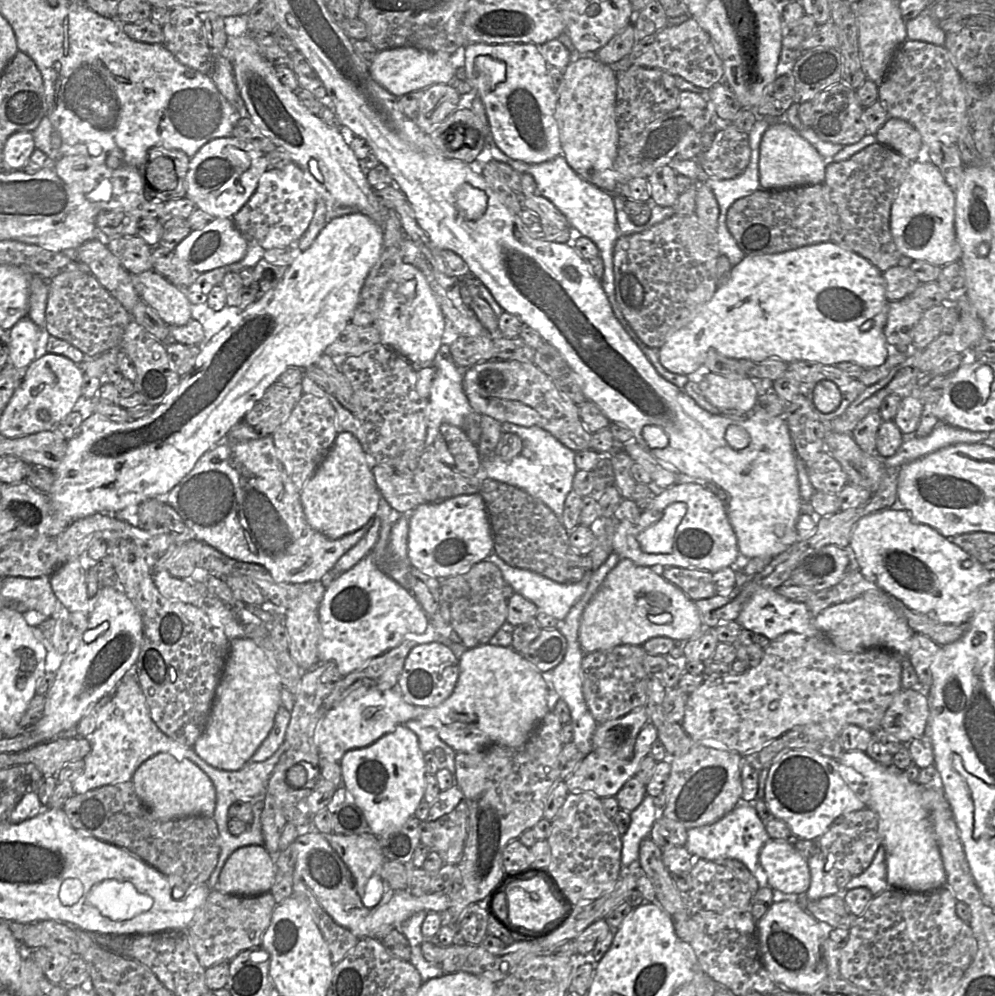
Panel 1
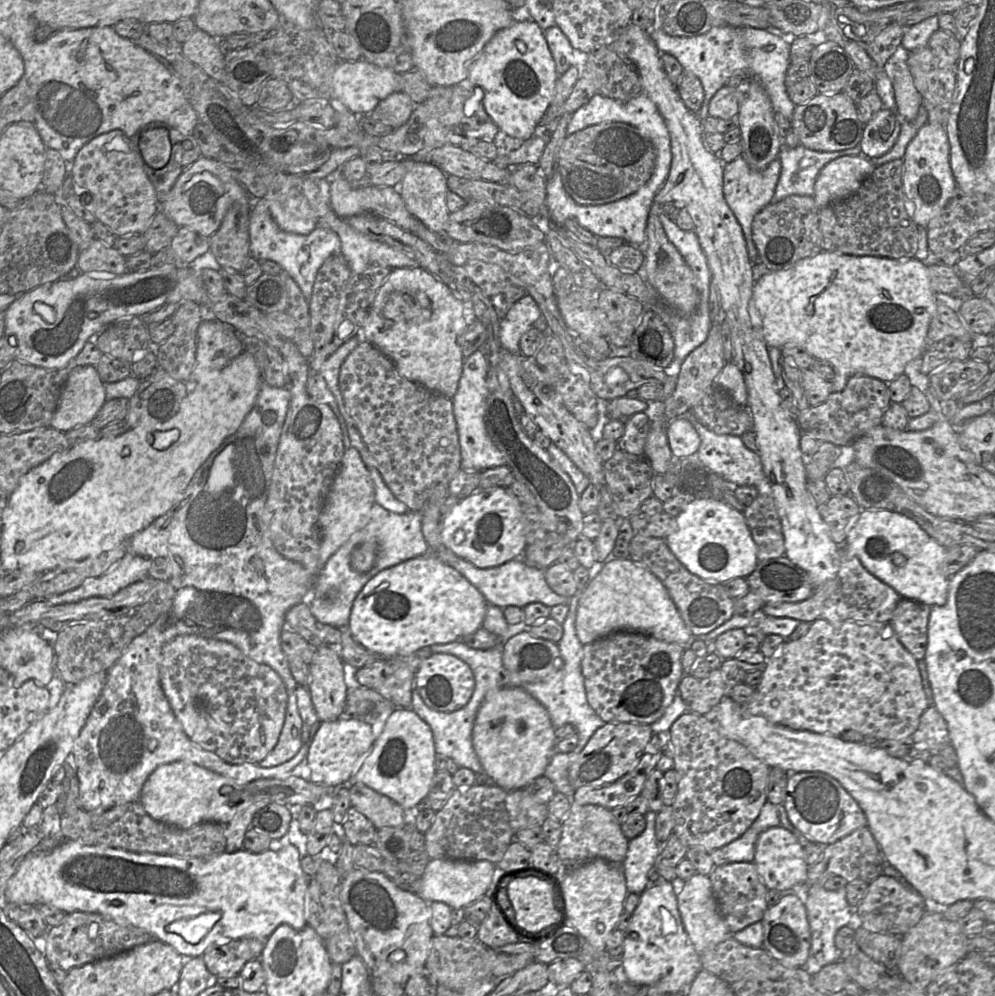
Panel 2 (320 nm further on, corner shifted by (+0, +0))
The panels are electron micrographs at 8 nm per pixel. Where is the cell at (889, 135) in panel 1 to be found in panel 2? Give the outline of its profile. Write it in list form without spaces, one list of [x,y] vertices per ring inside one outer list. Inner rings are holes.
[[[898,47],[883,68],[894,86],[896,113],[904,121],[915,119],[922,105],[922,96],[914,84],[907,59],[908,52],[904,49],[899,50]]]

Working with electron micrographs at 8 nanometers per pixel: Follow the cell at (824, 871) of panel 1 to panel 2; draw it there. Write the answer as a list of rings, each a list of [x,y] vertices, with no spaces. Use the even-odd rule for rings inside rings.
[[[816,884],[805,887],[802,894],[811,932],[809,957],[802,968],[814,976],[826,965],[841,960],[841,953],[835,945],[835,935],[840,928],[857,924],[855,909],[847,901],[845,888],[830,891]]]

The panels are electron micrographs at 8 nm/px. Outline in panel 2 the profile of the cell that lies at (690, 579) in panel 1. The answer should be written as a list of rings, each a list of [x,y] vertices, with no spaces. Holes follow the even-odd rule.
[[[843,545],[840,549],[840,563],[837,576],[815,588],[812,595],[801,602],[788,602],[780,604],[766,604],[759,611],[773,617],[788,617],[799,621],[815,621],[824,619],[829,621],[858,621],[889,623],[901,596],[888,584],[871,574],[860,560]]]

